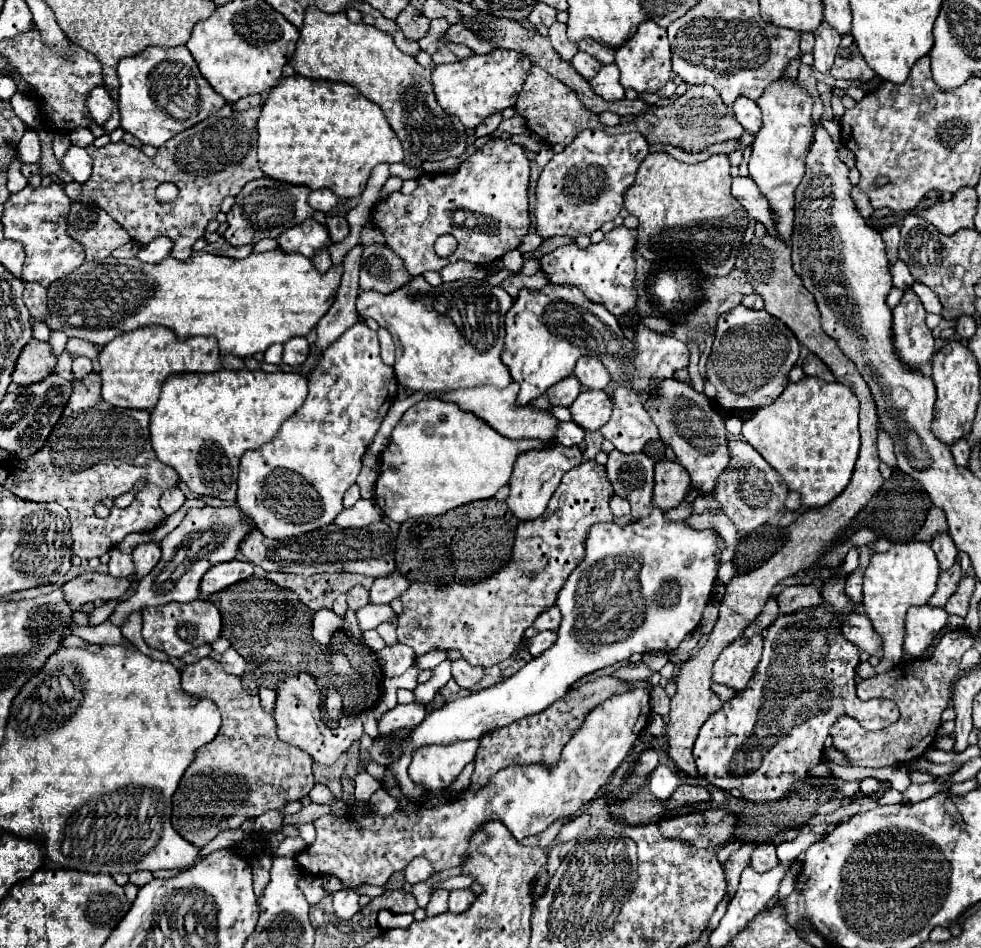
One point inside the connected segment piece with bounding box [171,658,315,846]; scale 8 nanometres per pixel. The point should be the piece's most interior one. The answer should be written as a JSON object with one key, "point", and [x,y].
{"point":[245,770]}

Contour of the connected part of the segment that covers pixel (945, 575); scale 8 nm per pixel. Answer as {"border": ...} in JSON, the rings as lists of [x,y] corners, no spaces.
{"border":[[[957,560],[949,570],[945,570],[945,572],[939,574],[937,590],[935,590],[935,594],[929,598],[929,604],[931,604],[931,606],[945,606],[947,600],[949,600],[949,596],[957,590],[957,584],[959,584],[961,576],[963,576],[963,574],[961,574],[961,564],[959,564],[959,560]]]}

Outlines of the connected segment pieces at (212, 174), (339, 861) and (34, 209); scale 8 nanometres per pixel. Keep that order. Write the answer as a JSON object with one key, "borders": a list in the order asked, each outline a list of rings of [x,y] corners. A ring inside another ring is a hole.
{"borders":[[[[229,104],[223,106],[217,114],[209,116],[207,120],[195,124],[189,130],[183,130],[181,134],[173,136],[163,144],[157,152],[157,156],[147,158],[141,150],[121,142],[109,142],[103,148],[97,146],[87,146],[87,154],[93,158],[93,172],[87,182],[81,184],[79,198],[83,204],[97,204],[105,212],[109,212],[119,224],[129,232],[129,236],[139,244],[147,246],[153,238],[157,236],[169,236],[175,246],[171,250],[171,256],[177,260],[189,258],[193,254],[191,246],[195,244],[197,238],[205,236],[205,228],[215,216],[219,214],[219,206],[225,196],[237,196],[241,188],[257,178],[263,178],[263,170],[259,168],[257,162],[257,118],[259,118],[261,108],[255,106],[251,110],[239,112],[233,110]],[[163,182],[173,182],[179,188],[179,196],[173,202],[157,202],[155,200],[155,188]]],[[[641,684],[641,688],[613,696],[589,712],[587,720],[565,744],[555,768],[547,770],[541,764],[509,766],[495,774],[477,794],[459,794],[433,810],[419,808],[411,814],[397,810],[385,818],[363,814],[361,830],[355,828],[351,814],[347,814],[345,820],[337,820],[331,814],[321,816],[315,820],[315,844],[305,848],[295,860],[309,874],[337,876],[343,882],[343,888],[357,884],[383,886],[393,872],[403,870],[413,858],[427,858],[435,872],[459,866],[469,852],[471,836],[489,818],[501,820],[517,840],[541,834],[553,820],[577,814],[595,798],[597,790],[609,782],[613,772],[633,750],[649,716],[649,690]]],[[[53,182],[49,188],[27,186],[21,192],[15,192],[7,198],[1,224],[5,228],[5,238],[17,240],[23,244],[27,258],[23,266],[25,282],[39,282],[49,286],[51,282],[67,276],[71,270],[85,262],[83,246],[67,234],[67,214],[71,208],[71,198],[65,194],[59,182]]]]}

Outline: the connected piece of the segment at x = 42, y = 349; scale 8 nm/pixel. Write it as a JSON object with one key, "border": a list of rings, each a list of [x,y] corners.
{"border":[[[33,338],[19,354],[15,372],[11,374],[11,382],[19,384],[19,386],[39,382],[55,370],[55,362],[57,362],[57,358],[51,354],[49,344]]]}

